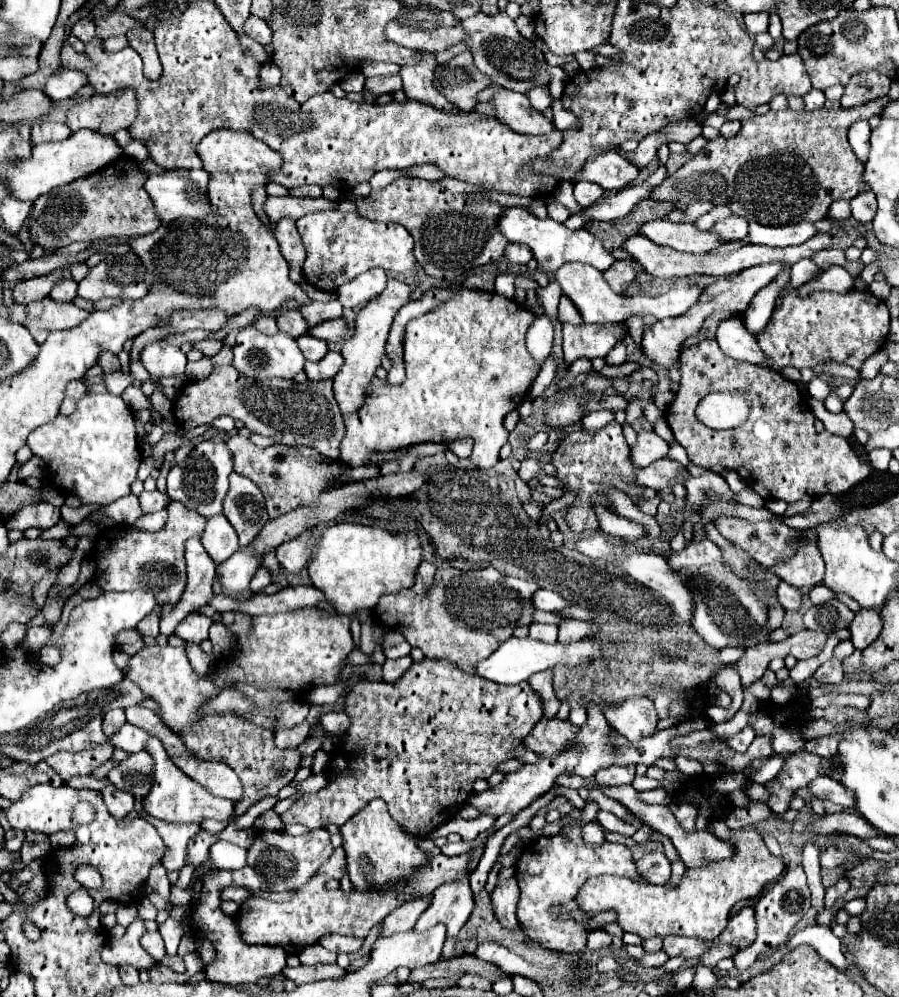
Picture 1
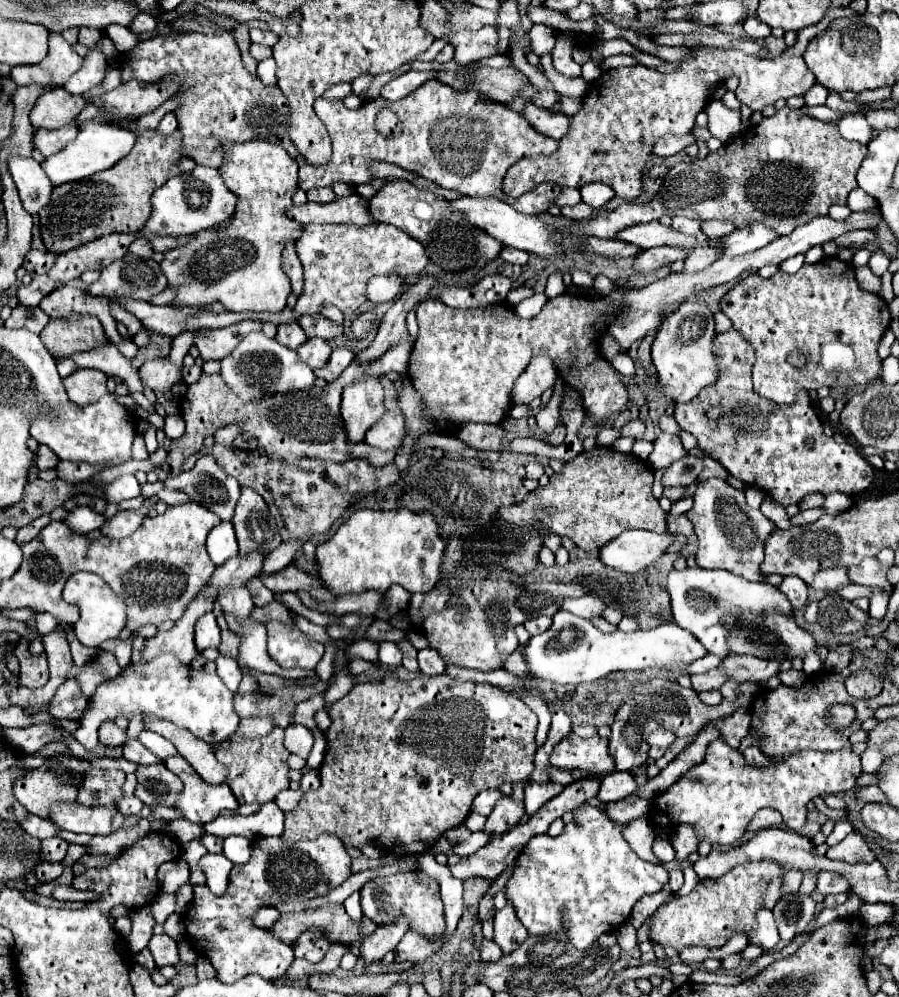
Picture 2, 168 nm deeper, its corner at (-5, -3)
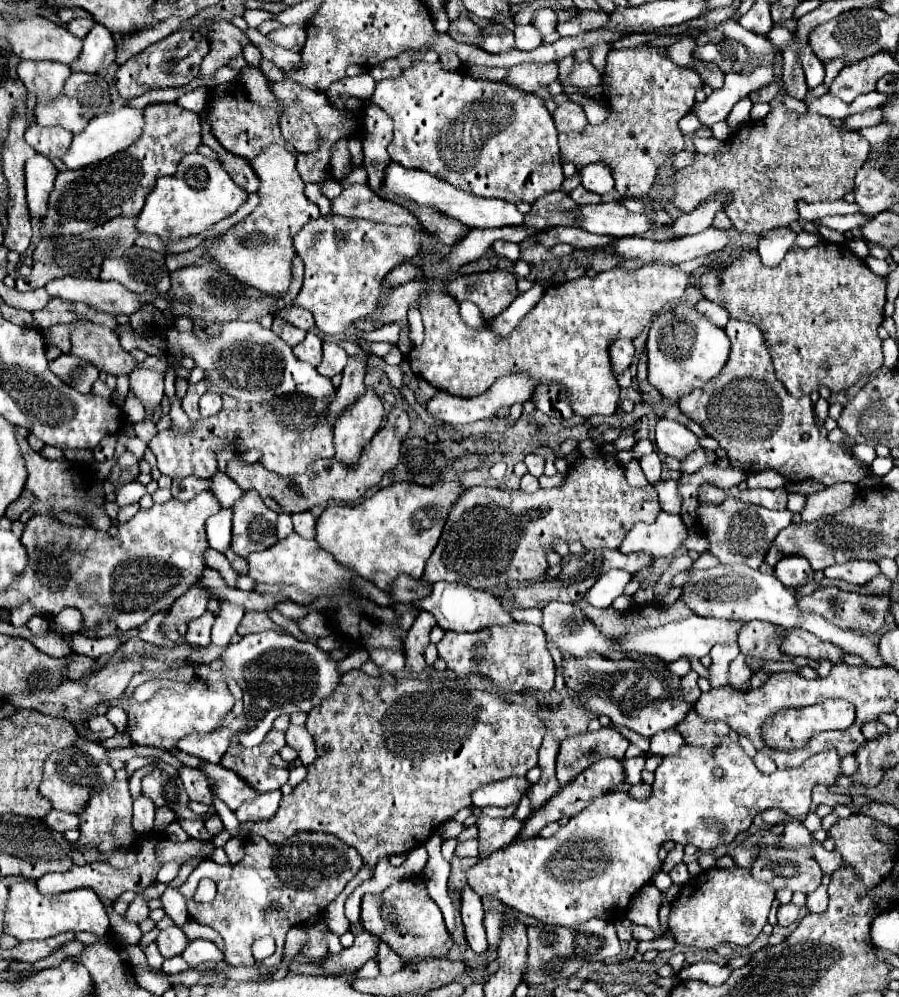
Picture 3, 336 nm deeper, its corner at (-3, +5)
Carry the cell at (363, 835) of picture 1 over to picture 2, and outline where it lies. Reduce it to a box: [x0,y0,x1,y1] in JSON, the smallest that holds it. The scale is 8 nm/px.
[361,870,445,938]

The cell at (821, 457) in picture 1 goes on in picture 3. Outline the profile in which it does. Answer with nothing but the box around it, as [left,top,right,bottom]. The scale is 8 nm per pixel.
[679,320,867,486]

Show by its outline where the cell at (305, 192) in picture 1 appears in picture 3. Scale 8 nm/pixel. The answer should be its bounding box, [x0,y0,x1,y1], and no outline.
[321,180,343,200]

